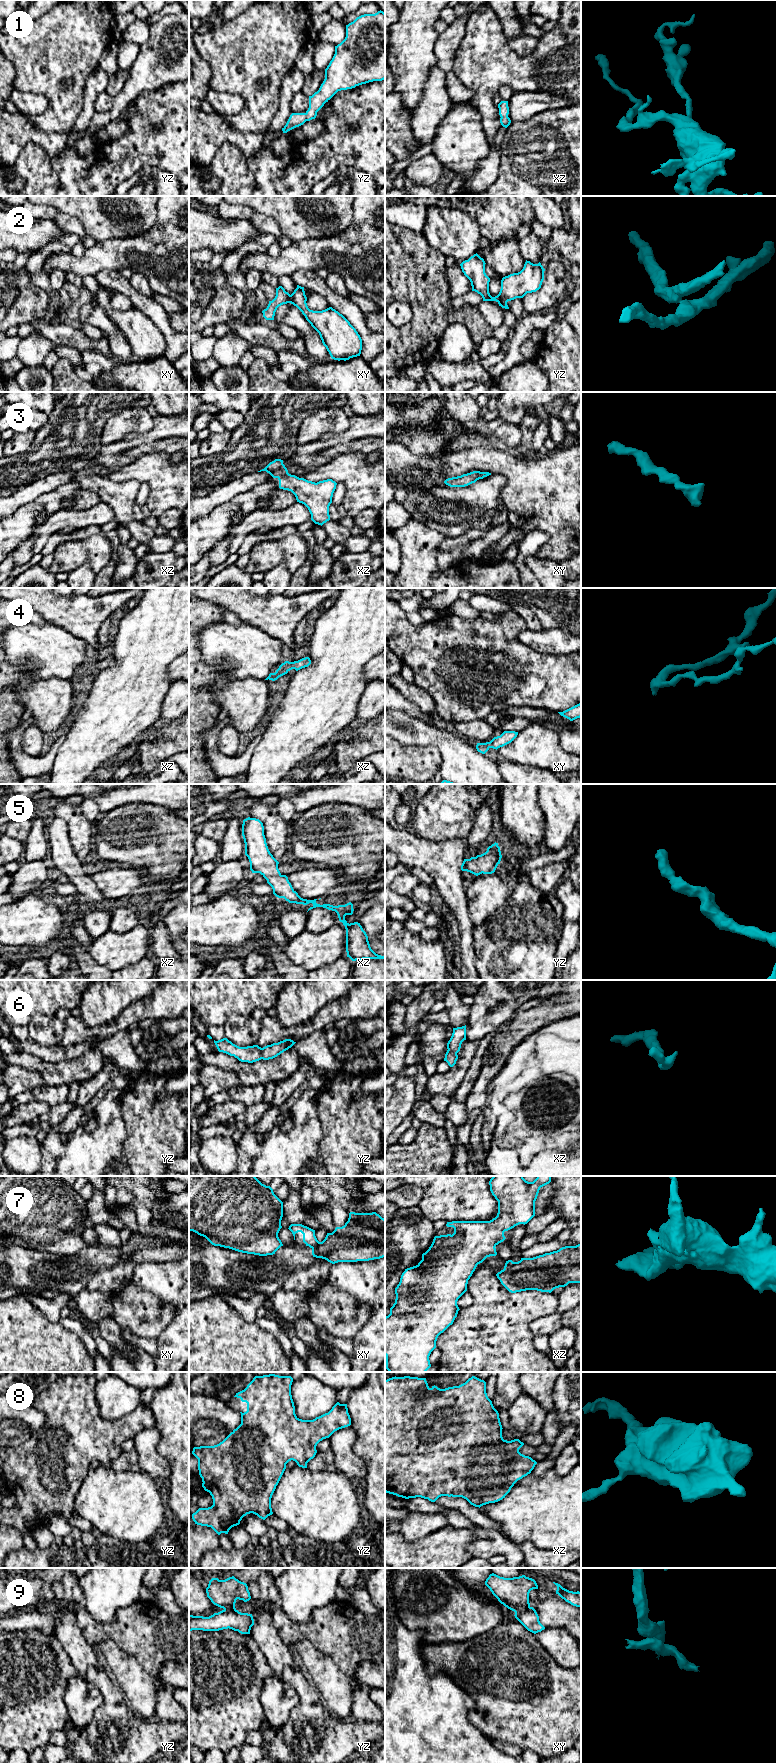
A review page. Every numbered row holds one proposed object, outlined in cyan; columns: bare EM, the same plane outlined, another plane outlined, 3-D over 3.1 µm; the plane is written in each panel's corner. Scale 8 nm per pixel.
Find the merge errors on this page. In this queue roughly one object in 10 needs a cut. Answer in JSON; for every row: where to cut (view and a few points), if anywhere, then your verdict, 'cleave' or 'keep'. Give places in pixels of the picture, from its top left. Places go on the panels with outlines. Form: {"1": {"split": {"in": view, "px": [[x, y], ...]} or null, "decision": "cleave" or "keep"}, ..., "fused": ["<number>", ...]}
{"1": {"split": null, "decision": "keep"}, "2": {"split": {"in": "xy", "px": [[289, 295], [290, 302]]}, "decision": "cleave"}, "3": {"split": null, "decision": "keep"}, "4": {"split": null, "decision": "keep"}, "5": {"split": null, "decision": "keep"}, "6": {"split": null, "decision": "keep"}, "7": {"split": {"in": "xy", "px": [[318, 1241], [312, 1249]]}, "decision": "cleave"}, "8": {"split": null, "decision": "keep"}, "9": {"split": {"in": "xy", "px": [[529, 1606], [515, 1612]]}, "decision": "cleave"}, "fused": ["2", "7", "9"]}

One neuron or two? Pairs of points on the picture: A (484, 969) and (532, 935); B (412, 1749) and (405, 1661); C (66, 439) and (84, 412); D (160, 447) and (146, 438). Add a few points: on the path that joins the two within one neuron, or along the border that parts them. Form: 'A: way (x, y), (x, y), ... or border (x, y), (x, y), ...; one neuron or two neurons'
A: way (496, 966), (520, 943); one neuron
B: way (405, 1727), (405, 1683); one neuron
C: way (70, 432), (78, 419); one neuron
D: border (175, 438), (155, 440), (130, 449); two neurons

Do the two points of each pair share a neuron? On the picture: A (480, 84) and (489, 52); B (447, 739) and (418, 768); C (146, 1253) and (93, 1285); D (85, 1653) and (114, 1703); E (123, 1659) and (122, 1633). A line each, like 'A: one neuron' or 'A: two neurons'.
A: one neuron
B: two neurons
C: two neurons
D: two neurons
E: two neurons

